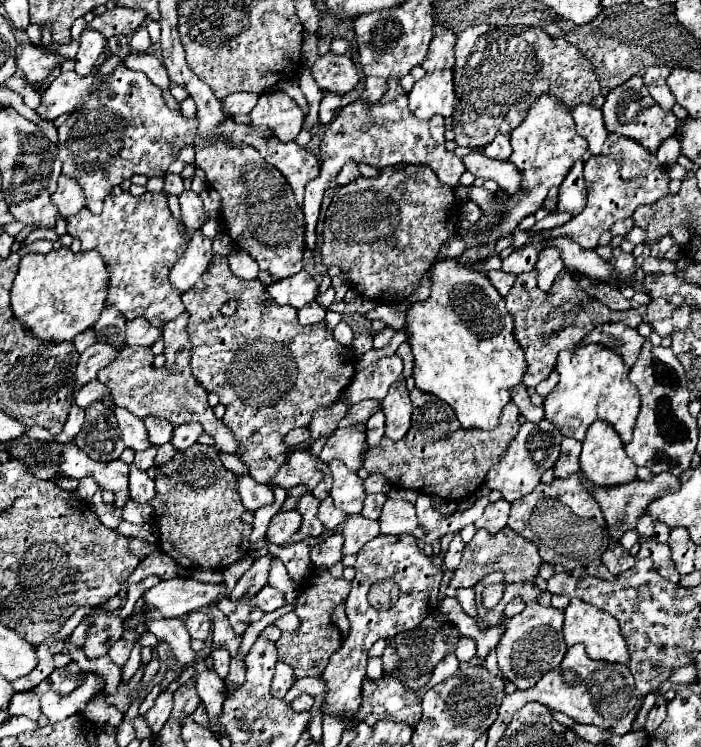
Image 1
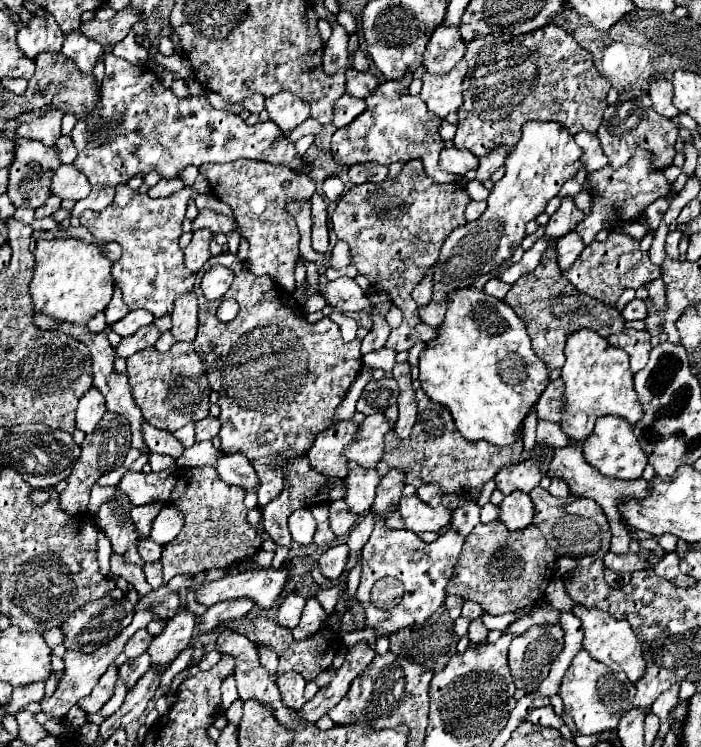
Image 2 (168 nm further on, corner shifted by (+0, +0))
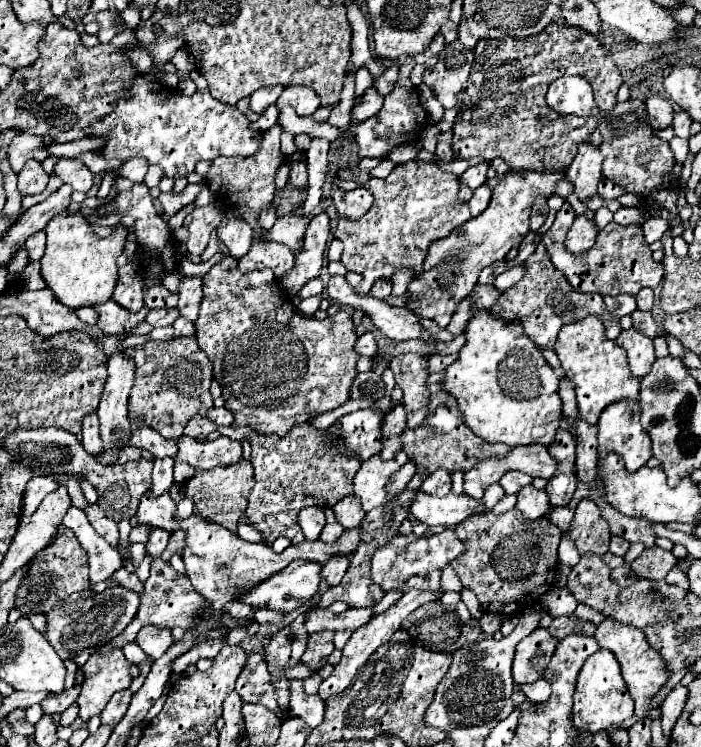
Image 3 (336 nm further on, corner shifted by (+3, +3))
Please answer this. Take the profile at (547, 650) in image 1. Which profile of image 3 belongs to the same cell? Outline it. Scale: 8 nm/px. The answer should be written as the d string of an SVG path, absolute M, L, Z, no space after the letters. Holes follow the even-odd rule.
M544 627L524 637L516 647L516 657L514 657L514 667L512 667L514 681L522 685L522 683L532 683L540 679L556 645L558 641Z

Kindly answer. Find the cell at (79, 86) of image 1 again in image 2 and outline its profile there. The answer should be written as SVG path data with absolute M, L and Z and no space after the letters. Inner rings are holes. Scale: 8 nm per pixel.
M49 110L43 116L25 122L19 126L19 136L23 138L31 138L31 140L41 140L43 144L53 144L57 136L61 136L61 118L63 118L63 110Z

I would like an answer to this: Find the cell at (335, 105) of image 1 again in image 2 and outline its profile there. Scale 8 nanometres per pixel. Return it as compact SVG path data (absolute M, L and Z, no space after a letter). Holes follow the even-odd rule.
M343 94L343 96L339 98L339 102L335 104L333 126L337 126L337 128L347 126L349 120L353 120L361 110L363 110L363 100L361 100L361 98L351 98L351 96Z

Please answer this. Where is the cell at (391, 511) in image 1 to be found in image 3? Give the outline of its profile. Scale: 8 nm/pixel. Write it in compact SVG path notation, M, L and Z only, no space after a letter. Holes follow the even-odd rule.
M424 491L416 495L416 501L412 501L410 509L416 521L426 525L444 525L444 527L454 527L476 513L488 513L488 511L490 509L484 507L484 501L472 499L464 493L462 495L448 493L444 497L434 497Z

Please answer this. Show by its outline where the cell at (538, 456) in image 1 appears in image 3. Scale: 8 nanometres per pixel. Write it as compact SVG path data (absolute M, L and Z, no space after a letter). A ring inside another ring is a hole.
M506 473L502 479L500 479L500 485L506 493L518 493L522 487L530 485L532 483L532 477L524 475L524 473Z

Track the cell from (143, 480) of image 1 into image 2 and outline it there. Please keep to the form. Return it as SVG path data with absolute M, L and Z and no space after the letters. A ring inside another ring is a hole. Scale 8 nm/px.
M155 500L155 502L143 504L143 506L135 506L135 508L131 510L131 518L133 518L133 522L137 524L139 536L149 536L151 522L153 522L153 518L157 516L157 512L159 512L163 506L165 506L165 502Z

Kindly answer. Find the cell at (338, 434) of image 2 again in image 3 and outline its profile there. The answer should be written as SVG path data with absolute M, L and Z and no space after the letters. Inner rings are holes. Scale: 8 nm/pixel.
M364 409L344 415L340 421L336 421L330 427L332 443L340 445L344 443L346 449L354 451L360 461L366 461L368 457L382 451L382 423L384 423L384 411L382 409ZM336 435L342 435L342 439L336 441Z

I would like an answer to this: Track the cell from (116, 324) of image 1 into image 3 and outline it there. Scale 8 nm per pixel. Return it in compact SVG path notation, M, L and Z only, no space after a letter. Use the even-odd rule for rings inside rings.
M130 261L126 267L120 267L118 285L112 299L124 305L128 311L136 313L144 307L144 277L142 267L136 261Z

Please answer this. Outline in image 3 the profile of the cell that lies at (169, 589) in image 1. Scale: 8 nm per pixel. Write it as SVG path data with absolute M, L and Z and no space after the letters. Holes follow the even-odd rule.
M298 559L288 569L272 575L268 581L260 583L252 593L238 597L252 607L266 607L290 613L310 601L320 589L322 565L306 559Z

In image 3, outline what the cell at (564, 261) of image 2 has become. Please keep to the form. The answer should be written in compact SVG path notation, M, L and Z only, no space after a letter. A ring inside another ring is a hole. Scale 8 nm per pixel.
M584 215L576 217L572 229L566 235L568 251L572 251L572 253L584 253L588 247L594 245L596 235L598 235L598 227L594 225L592 219L588 219Z

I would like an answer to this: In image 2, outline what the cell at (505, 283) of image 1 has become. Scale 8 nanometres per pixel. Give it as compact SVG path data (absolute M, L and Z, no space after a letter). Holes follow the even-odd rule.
M489 280L483 290L487 290L489 296L495 296L495 298L501 298L503 300L505 294L509 292L509 288L511 288L511 284L503 284L501 280Z

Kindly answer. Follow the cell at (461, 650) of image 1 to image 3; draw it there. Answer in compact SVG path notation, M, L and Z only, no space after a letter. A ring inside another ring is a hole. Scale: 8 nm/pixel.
M486 613L480 619L480 627L482 627L484 633L496 633L496 631L500 631L502 621L504 621L504 617L500 617L496 613Z

